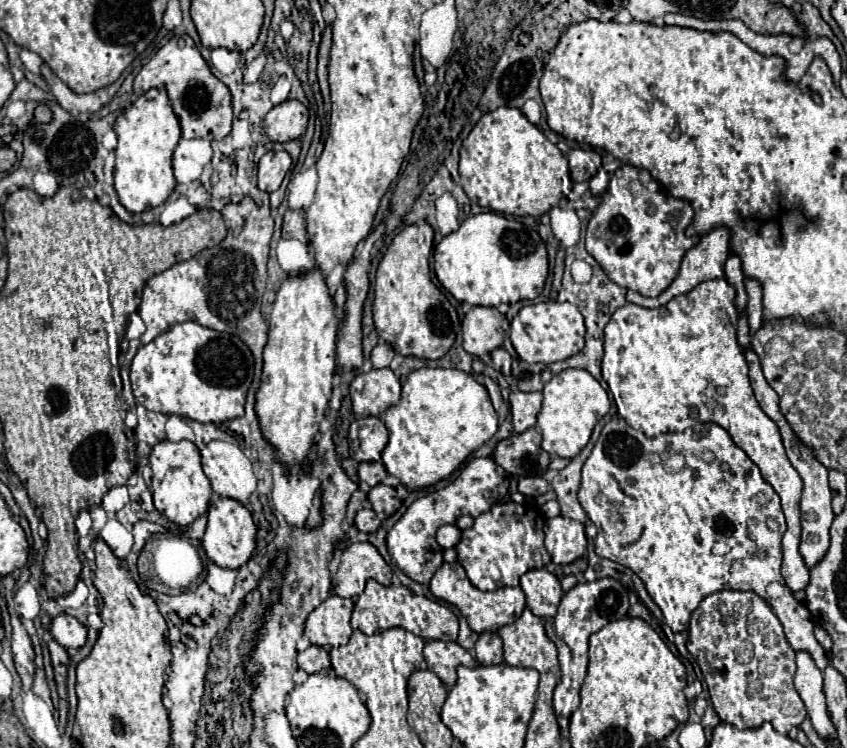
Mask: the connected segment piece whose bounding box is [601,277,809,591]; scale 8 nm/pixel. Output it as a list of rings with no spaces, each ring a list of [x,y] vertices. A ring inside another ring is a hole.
[[[719,277],[713,281],[699,283],[693,291],[671,299],[665,307],[659,309],[645,309],[633,303],[625,303],[611,315],[611,321],[605,325],[605,355],[601,373],[612,393],[617,413],[633,429],[643,431],[647,437],[657,437],[669,431],[685,431],[687,427],[693,427],[697,421],[717,423],[731,435],[735,445],[739,445],[749,455],[749,459],[761,469],[763,479],[781,497],[783,513],[787,519],[787,531],[783,535],[781,545],[783,547],[781,573],[787,581],[787,587],[791,587],[793,591],[803,591],[809,585],[809,569],[803,565],[803,559],[799,557],[797,551],[801,535],[799,497],[803,483],[799,481],[799,473],[787,461],[777,425],[761,411],[757,399],[753,397],[747,375],[747,361],[741,345],[737,343],[735,297],[737,297],[735,287],[725,277]]]

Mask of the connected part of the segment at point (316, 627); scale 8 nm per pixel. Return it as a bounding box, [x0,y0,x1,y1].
[305,595,351,647]

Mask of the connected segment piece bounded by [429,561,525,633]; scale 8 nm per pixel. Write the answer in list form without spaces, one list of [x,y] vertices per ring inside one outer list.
[[[457,561],[443,563],[441,569],[437,569],[437,573],[433,575],[433,579],[429,583],[429,589],[437,599],[443,599],[443,601],[455,605],[465,615],[469,627],[475,633],[499,631],[501,627],[515,623],[521,617],[523,609],[525,609],[525,593],[519,587],[501,587],[497,591],[487,591],[487,593],[479,591],[477,587],[473,587],[469,583],[469,579],[465,575],[465,569]]]

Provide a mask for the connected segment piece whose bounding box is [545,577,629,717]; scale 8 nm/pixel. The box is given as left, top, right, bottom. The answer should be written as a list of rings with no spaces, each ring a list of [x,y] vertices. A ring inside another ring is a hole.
[[[597,579],[593,583],[579,583],[571,591],[567,591],[559,603],[557,617],[545,621],[547,637],[555,643],[559,651],[559,667],[561,681],[555,687],[553,709],[557,717],[571,717],[571,713],[579,707],[579,689],[587,675],[587,639],[591,633],[603,629],[607,623],[627,617],[629,599],[627,589],[617,579]]]

